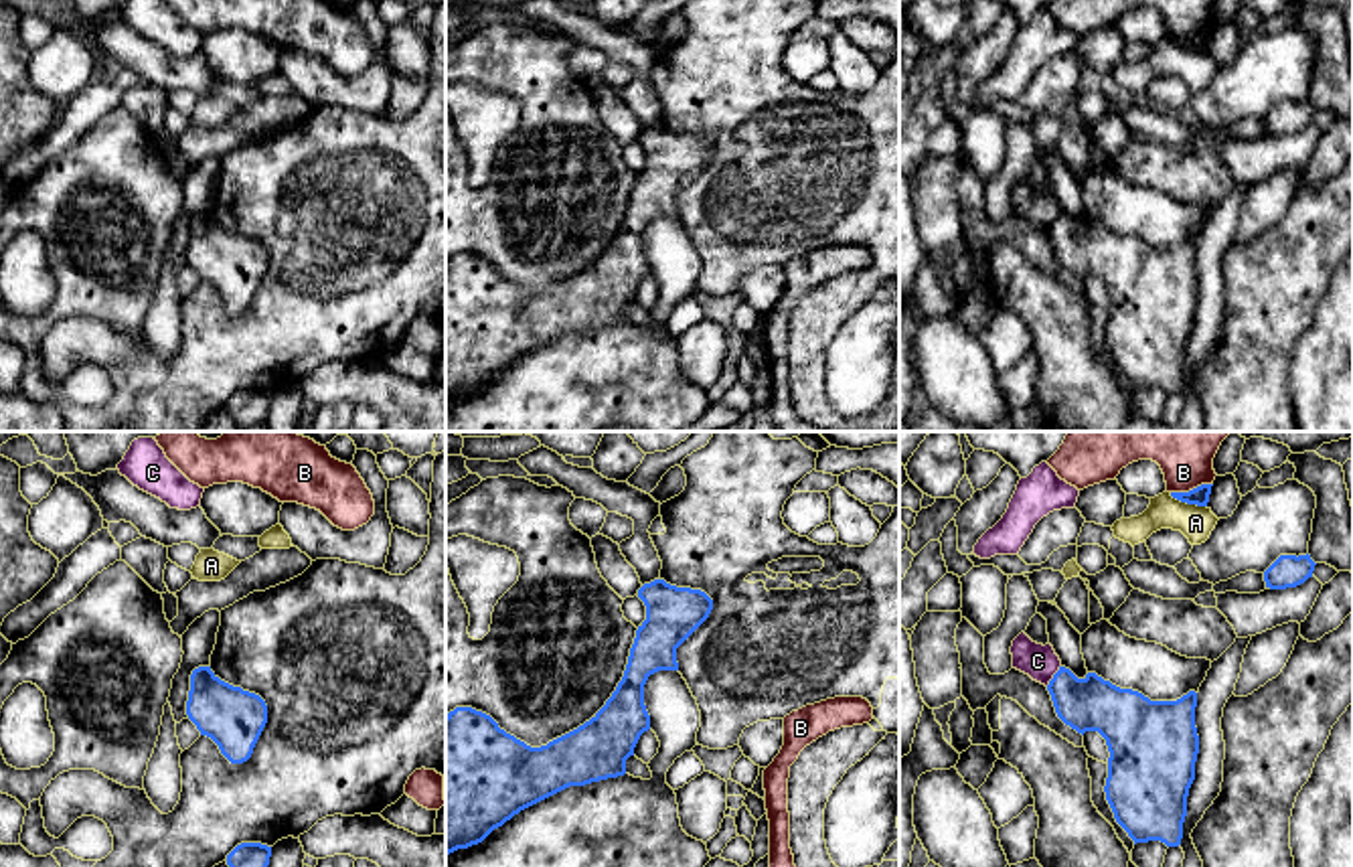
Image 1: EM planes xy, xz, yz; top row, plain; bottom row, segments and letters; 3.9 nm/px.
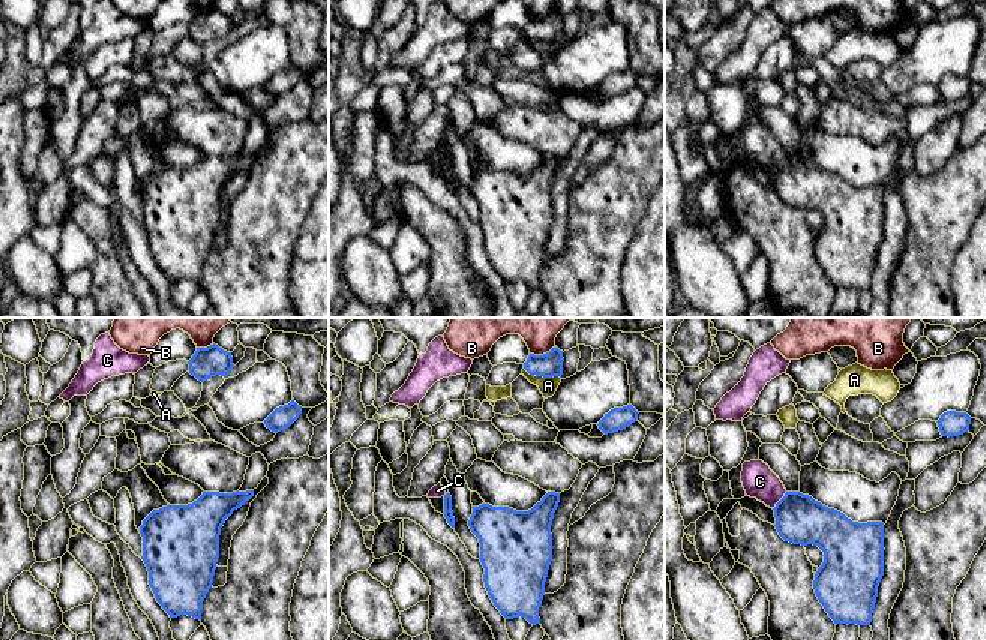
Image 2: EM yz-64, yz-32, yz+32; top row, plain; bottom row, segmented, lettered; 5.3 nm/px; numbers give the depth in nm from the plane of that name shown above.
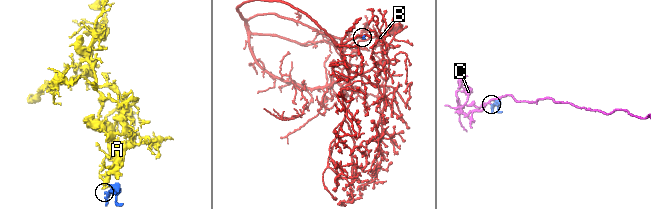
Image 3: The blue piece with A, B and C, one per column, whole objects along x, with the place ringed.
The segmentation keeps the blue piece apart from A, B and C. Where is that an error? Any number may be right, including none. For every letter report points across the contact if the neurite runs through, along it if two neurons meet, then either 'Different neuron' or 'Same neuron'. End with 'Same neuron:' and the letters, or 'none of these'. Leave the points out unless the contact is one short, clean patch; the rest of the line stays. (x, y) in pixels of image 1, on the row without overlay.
A: Boundary: yz (1169, 39), (1181, 47), (1206, 53). Different neuron
B: Different neuron
C: Path across: yz (1092, 250), (1082, 250), (1054, 221), (1038, 207). Same neuron
Same neuron: C

